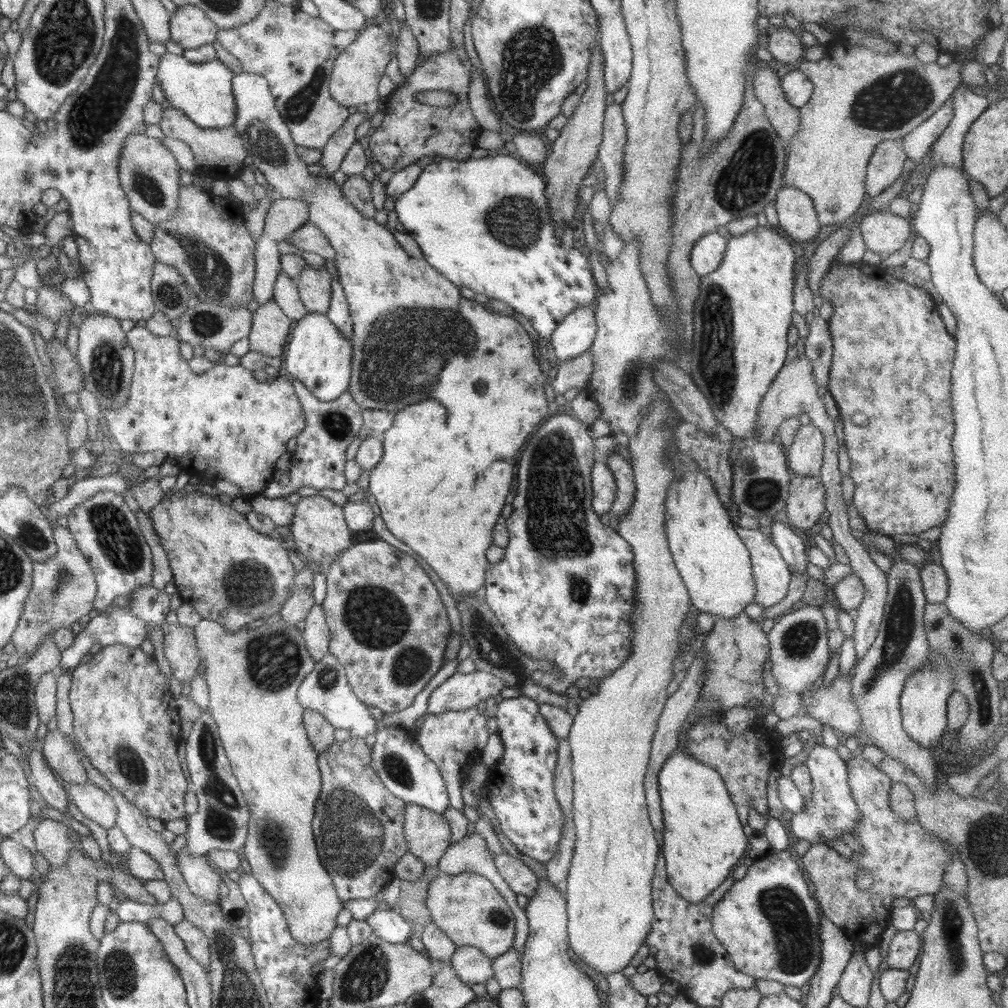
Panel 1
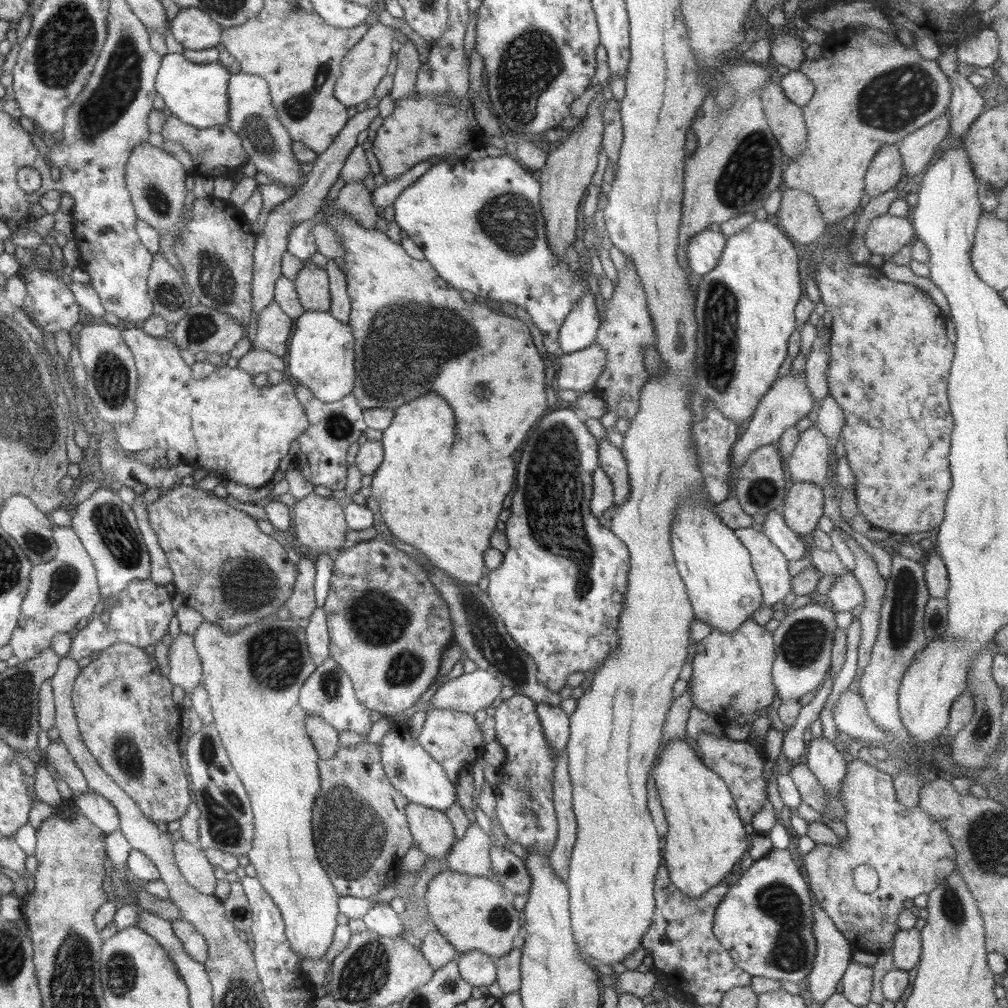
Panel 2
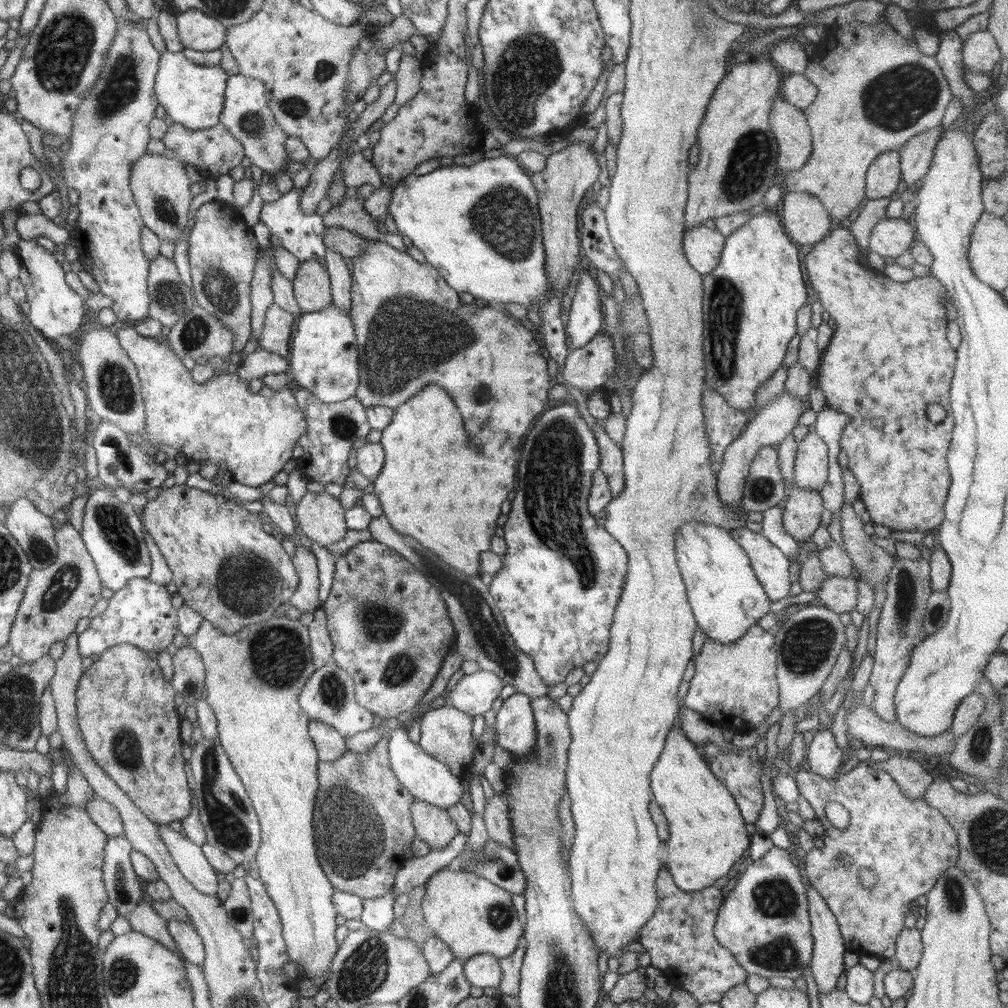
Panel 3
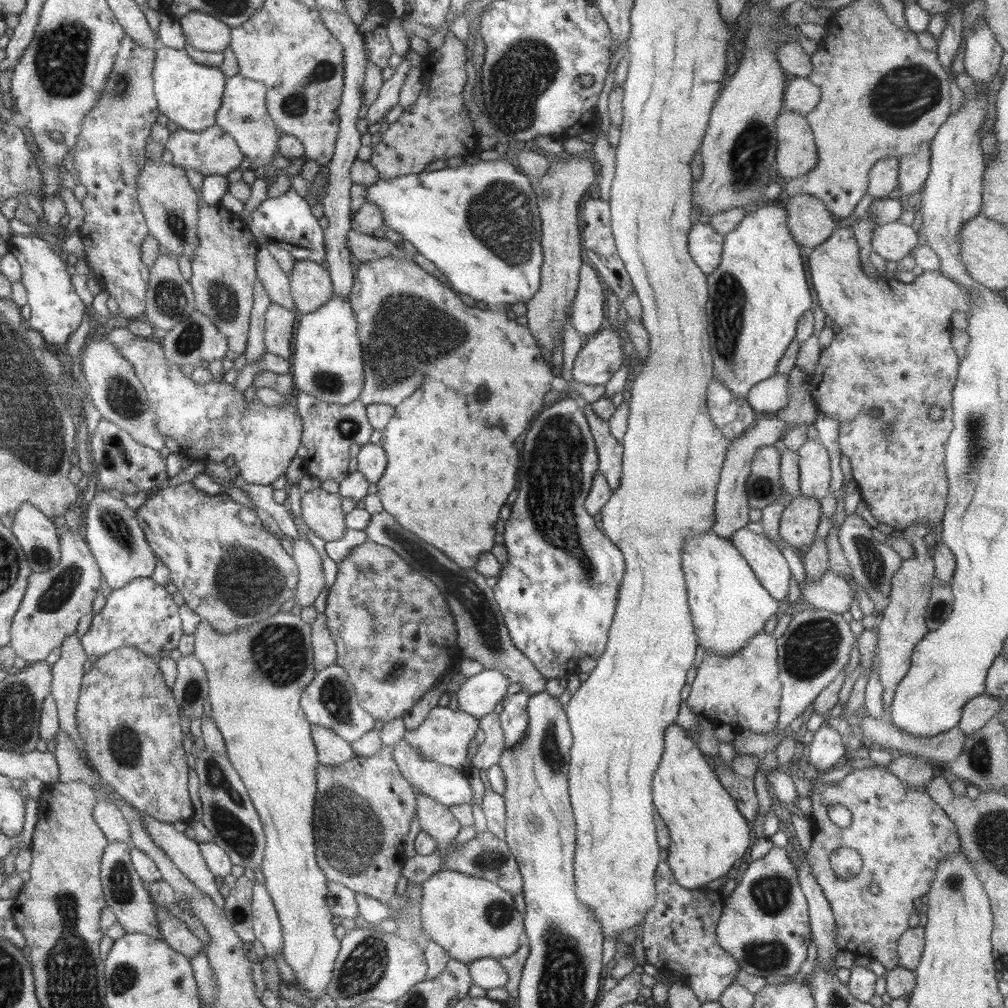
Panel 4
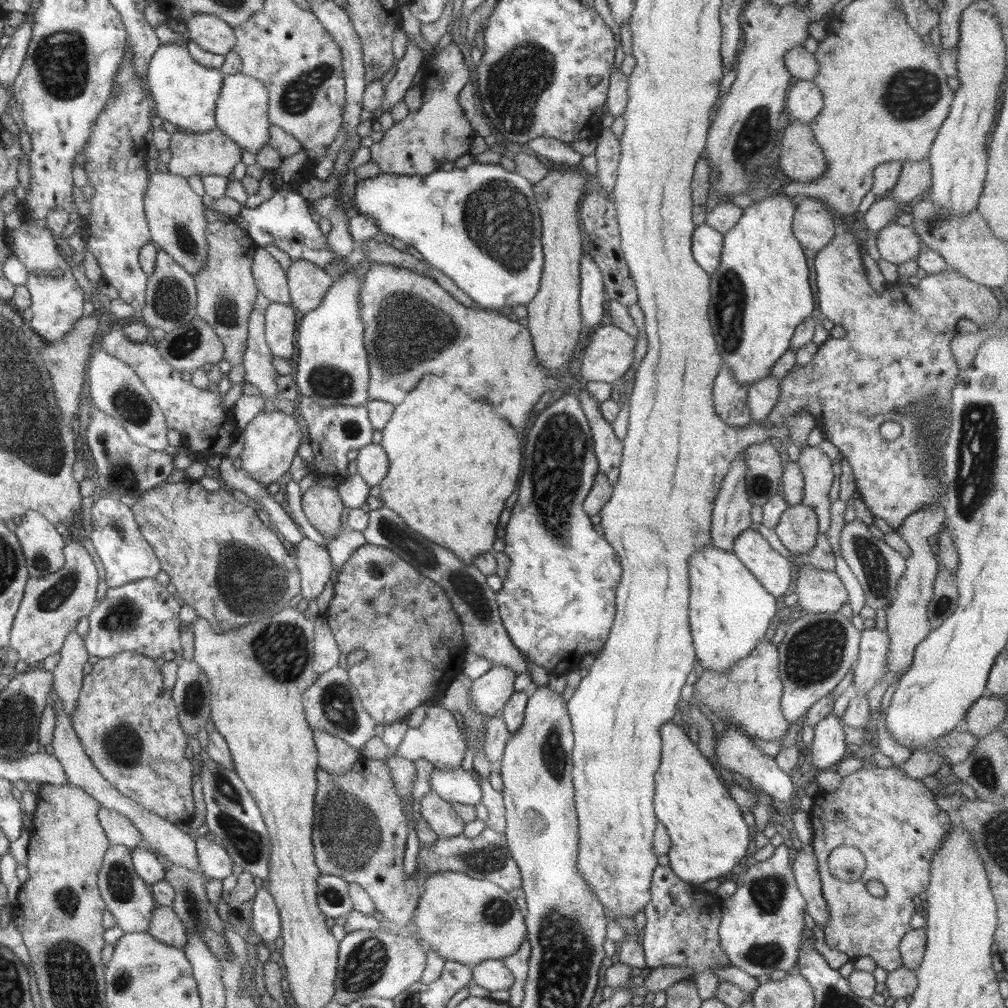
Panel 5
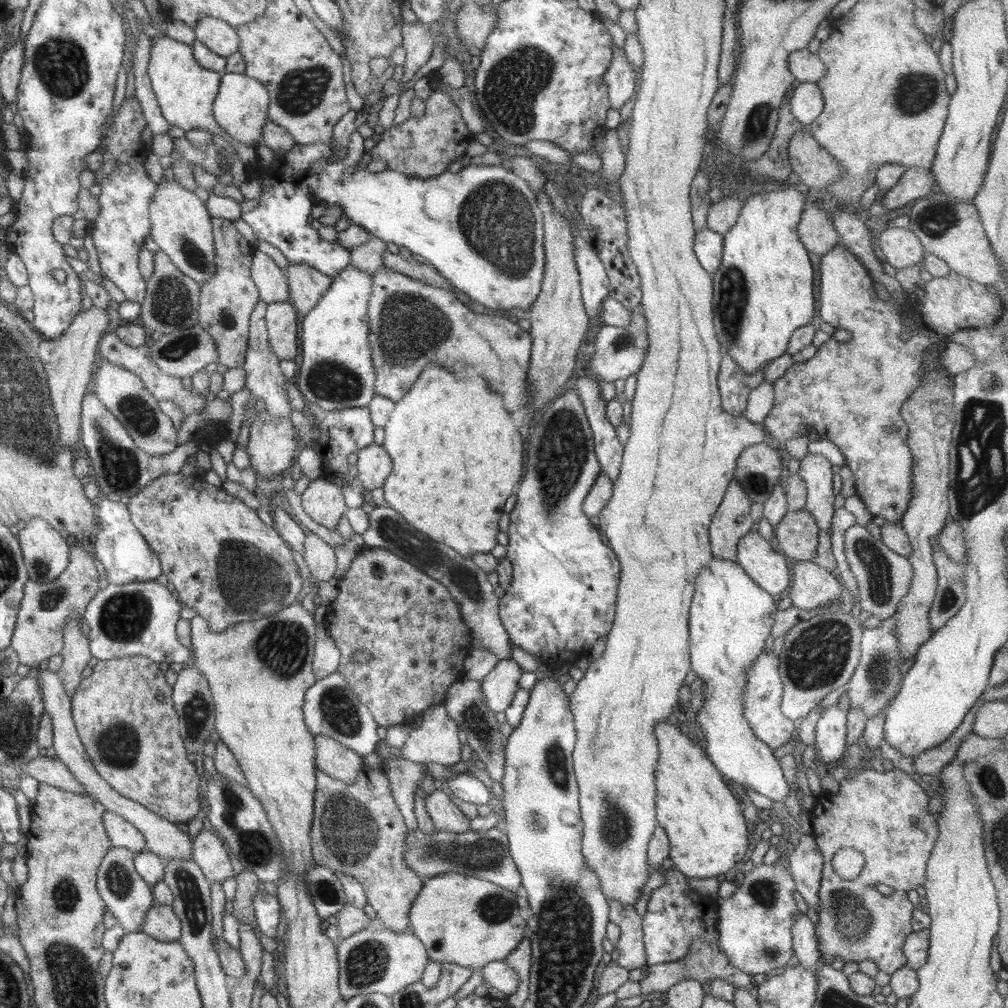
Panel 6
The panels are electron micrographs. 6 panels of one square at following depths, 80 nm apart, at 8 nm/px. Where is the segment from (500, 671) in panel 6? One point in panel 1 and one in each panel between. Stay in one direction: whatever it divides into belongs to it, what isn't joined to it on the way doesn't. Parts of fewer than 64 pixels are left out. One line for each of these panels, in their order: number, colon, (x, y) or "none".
1: (460, 692)
2: (471, 692)
3: (474, 694)
4: (478, 695)
5: (489, 693)

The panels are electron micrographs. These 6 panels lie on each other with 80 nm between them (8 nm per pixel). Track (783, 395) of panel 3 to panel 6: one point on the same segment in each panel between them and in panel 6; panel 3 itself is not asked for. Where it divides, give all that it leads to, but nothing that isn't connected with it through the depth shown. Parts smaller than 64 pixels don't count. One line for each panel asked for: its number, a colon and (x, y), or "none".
4: (732, 506)
5: (731, 514)
6: (732, 520)

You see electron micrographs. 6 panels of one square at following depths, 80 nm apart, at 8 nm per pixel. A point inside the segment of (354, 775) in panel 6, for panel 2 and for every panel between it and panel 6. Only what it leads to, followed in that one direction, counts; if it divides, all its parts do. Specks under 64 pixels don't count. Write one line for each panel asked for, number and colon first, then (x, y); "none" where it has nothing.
2: (324, 737)
3: (330, 746)
4: (332, 750)
5: (335, 756)

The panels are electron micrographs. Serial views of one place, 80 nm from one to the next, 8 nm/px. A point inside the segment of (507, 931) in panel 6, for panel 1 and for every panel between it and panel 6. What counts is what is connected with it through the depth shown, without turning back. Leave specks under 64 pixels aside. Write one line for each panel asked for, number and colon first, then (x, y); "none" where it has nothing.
1: (468, 908)
2: (471, 912)
3: (472, 915)
4: (470, 918)
5: (464, 919)

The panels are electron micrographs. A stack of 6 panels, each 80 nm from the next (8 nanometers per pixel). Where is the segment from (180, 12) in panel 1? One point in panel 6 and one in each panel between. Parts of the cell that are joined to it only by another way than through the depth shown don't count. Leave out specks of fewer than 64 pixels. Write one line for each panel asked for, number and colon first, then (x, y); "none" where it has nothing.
2: (193, 28)
3: (198, 31)
4: (204, 32)
5: (212, 34)
6: (217, 35)

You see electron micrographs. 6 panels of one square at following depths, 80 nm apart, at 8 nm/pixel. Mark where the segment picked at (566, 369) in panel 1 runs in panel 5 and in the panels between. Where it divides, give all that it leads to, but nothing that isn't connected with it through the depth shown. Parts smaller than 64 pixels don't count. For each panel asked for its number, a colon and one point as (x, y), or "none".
2: (579, 371)
3: (588, 368)
4: (596, 362)
5: (610, 354)

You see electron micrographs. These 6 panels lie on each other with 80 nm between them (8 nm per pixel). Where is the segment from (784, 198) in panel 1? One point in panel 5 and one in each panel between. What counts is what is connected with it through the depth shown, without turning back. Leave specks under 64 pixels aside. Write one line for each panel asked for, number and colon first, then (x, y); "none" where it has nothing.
2: (799, 218)
3: (806, 222)
4: (809, 222)
5: (814, 226)

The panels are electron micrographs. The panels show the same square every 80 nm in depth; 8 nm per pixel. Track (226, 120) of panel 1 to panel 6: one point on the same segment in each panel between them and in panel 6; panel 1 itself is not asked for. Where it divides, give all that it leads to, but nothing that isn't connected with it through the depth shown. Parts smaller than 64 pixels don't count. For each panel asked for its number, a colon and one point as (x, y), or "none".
2: (197, 94)
3: (193, 95)
4: (189, 94)
5: (185, 92)
6: (185, 90)

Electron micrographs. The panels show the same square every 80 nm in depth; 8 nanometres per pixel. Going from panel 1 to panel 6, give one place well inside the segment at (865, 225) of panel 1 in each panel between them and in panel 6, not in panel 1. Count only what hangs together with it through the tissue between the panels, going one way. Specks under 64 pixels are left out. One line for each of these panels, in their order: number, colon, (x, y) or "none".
2: (886, 235)
3: (891, 237)
4: (893, 241)
5: (897, 244)
6: (902, 249)

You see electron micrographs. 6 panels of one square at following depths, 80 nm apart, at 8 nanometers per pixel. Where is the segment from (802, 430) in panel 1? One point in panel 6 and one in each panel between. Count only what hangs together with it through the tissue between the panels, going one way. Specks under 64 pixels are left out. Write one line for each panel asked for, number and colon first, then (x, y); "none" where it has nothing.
2: (809, 461)
3: (810, 472)
4: (815, 471)
5: (815, 465)
6: (815, 469)

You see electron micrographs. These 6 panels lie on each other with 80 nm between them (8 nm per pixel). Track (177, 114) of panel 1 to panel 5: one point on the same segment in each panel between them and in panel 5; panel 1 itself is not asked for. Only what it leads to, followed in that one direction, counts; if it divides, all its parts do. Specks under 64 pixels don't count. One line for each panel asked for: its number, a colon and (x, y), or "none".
2: (217, 152)
3: (213, 152)
4: (213, 151)
5: (210, 153)

